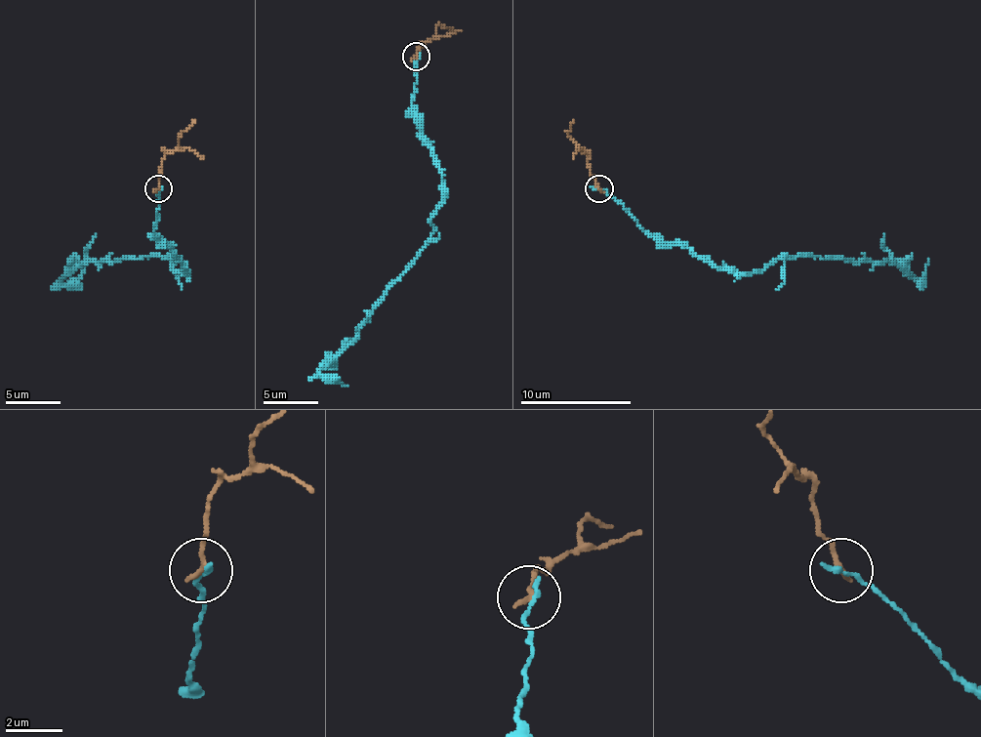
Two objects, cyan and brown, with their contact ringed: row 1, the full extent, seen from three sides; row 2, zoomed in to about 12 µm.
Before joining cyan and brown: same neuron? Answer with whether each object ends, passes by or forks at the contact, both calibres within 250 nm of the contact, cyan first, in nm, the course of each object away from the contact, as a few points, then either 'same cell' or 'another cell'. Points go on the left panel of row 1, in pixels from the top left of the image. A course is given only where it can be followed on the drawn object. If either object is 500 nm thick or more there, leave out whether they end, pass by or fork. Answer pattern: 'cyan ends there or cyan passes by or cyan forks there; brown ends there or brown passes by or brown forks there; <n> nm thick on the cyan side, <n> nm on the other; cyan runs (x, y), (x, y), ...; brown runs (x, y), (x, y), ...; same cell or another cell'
cyan ends there; brown ends there; 190 nm thick on the cyan side, 200 nm on the other; cyan runs (159, 189), (153, 233), (183, 272), (156, 256), (81, 262), (61, 281), (70, 283), (90, 259); brown runs (159, 189), (162, 159), (179, 144), (182, 134), (195, 120); another cell

